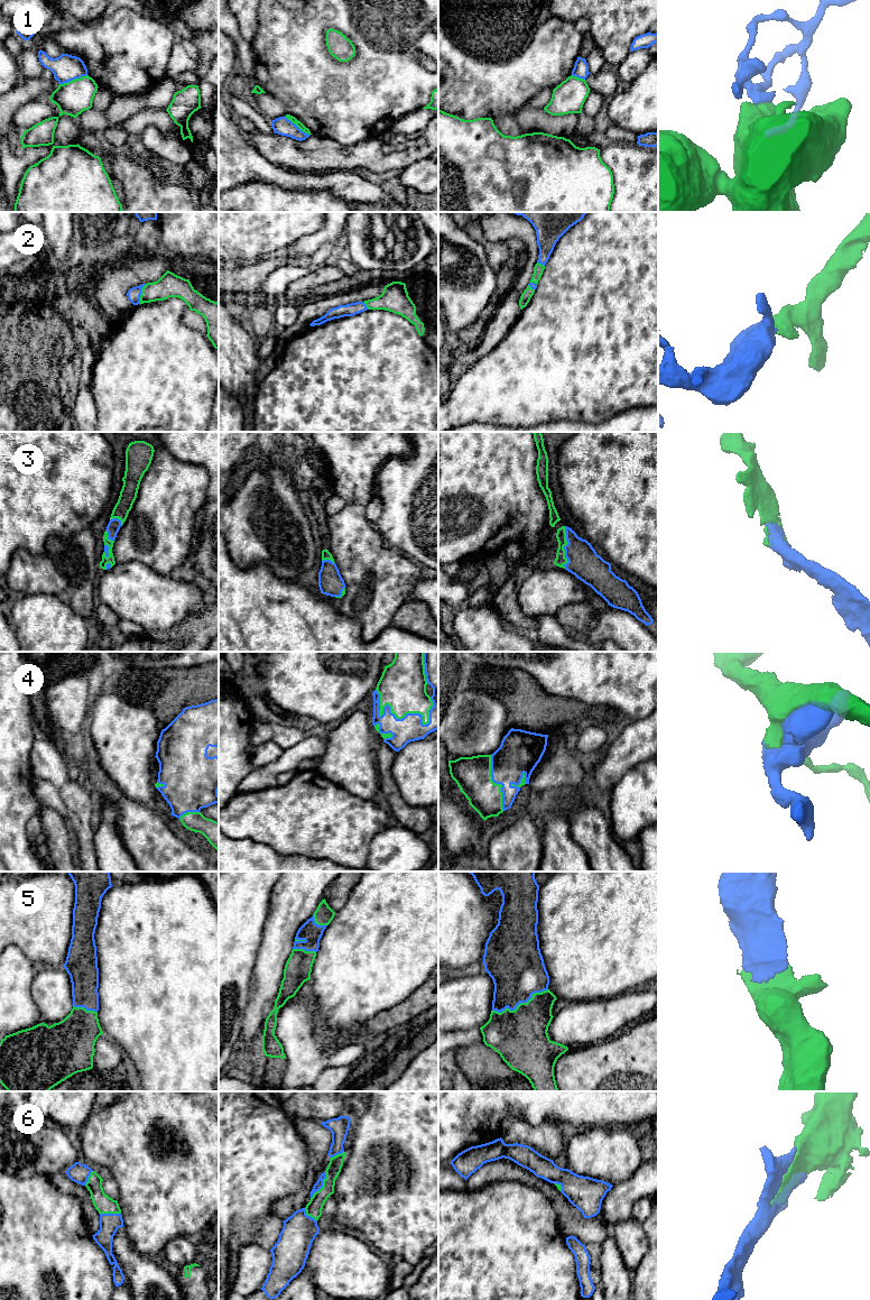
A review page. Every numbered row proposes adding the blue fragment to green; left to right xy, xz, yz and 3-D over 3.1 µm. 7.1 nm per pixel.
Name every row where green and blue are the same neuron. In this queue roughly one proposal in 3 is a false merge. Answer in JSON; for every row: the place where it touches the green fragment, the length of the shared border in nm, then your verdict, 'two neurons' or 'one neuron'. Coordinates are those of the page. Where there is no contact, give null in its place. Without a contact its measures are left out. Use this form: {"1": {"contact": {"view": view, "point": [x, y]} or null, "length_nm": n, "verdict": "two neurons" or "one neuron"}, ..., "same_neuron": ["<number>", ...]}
{"1": {"contact": {"view": "xy", "point": [73, 80]}, "length_nm": 220, "verdict": "two neurons"}, "2": {"contact": {"view": "xy", "point": [141, 294]}, "length_nm": 150, "verdict": "one neuron"}, "3": {"contact": {"view": "yz", "point": [563, 547]}, "length_nm": 300, "verdict": "one neuron"}, "4": {"contact": {"view": "xz", "point": [390, 711]}, "length_nm": 460, "verdict": "one neuron"}, "5": {"contact": {"view": "yz", "point": [520, 1003]}, "length_nm": 440, "verdict": "one neuron"}, "6": {"contact": {"view": "xz", "point": [323, 1186]}, "length_nm": 220, "verdict": "one neuron"}, "same_neuron": ["2", "3", "4", "5", "6"]}

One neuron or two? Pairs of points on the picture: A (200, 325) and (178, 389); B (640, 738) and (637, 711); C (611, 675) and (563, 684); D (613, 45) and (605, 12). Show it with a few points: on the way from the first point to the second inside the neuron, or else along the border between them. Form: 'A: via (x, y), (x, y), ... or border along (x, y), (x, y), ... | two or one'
A: border along (185, 311), (183, 322), (205, 335) | two
B: border along (646, 716), (631, 721) | two
C: via (599, 675), (575, 675) | one
D: via (613, 37), (613, 20) | one

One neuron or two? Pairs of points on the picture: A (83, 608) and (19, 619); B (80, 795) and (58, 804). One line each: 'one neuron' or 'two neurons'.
A: two neurons
B: two neurons

